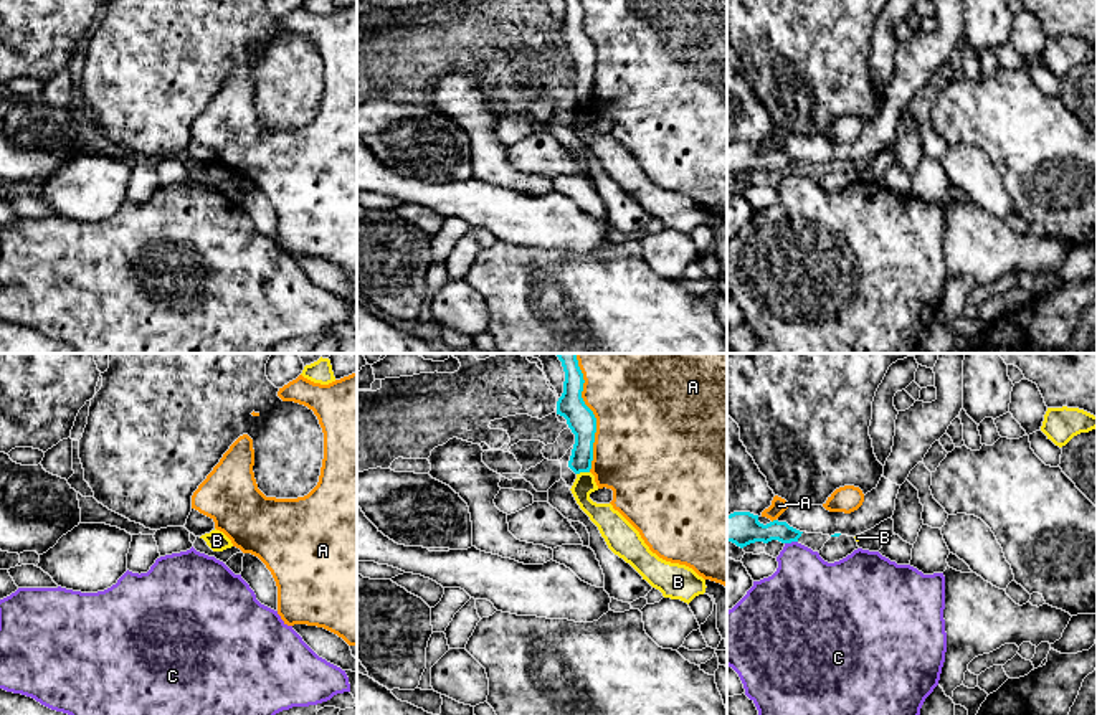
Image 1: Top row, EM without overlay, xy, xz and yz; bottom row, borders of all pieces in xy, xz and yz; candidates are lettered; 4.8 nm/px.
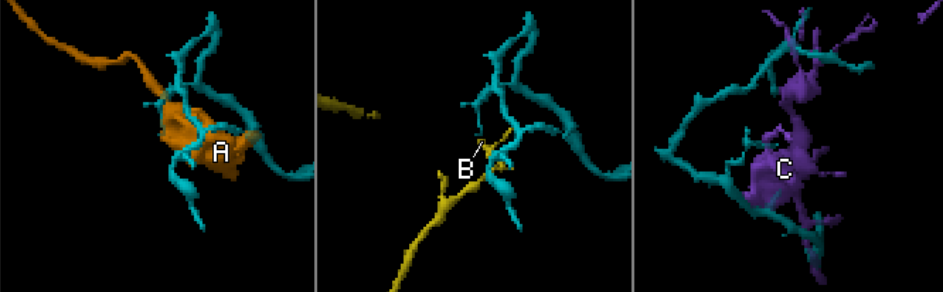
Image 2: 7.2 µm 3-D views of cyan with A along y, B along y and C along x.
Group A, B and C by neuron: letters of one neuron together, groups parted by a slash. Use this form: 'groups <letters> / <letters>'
groups A / B / C

